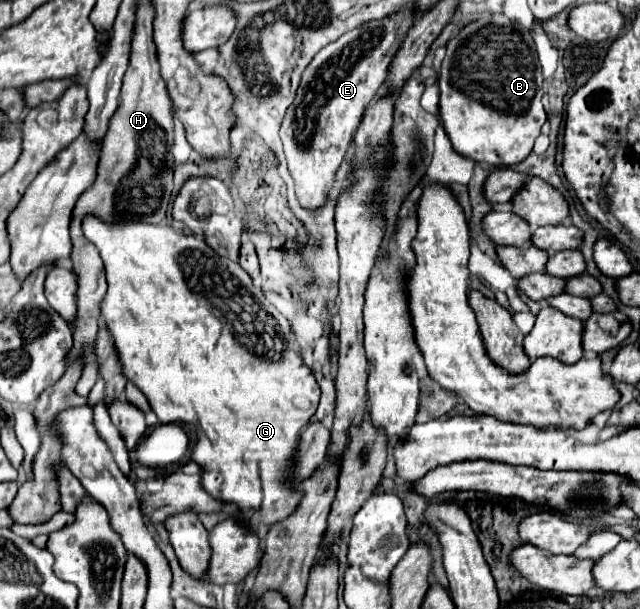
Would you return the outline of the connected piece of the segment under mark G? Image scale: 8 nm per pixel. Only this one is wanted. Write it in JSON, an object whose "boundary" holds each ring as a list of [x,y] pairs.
{"boundary":[[[86,215],[82,219],[82,233],[90,243],[94,243],[98,247],[100,257],[104,261],[108,291],[100,303],[100,313],[102,313],[106,329],[112,337],[112,343],[116,347],[116,355],[122,365],[122,375],[148,397],[150,407],[158,415],[160,423],[176,423],[176,421],[192,423],[202,433],[202,445],[196,445],[192,449],[192,461],[196,461],[204,469],[202,487],[206,487],[206,491],[210,491],[210,495],[218,495],[218,499],[236,503],[238,509],[242,509],[242,511],[254,509],[254,515],[248,521],[248,525],[254,531],[258,529],[258,523],[270,525],[270,523],[276,523],[276,521],[288,517],[294,511],[294,507],[298,505],[298,499],[302,499],[302,493],[294,491],[296,483],[290,483],[290,479],[292,479],[292,459],[290,457],[294,455],[302,427],[306,427],[308,419],[316,413],[318,399],[320,399],[320,387],[318,387],[312,371],[304,365],[302,357],[294,349],[290,323],[286,319],[282,319],[282,315],[272,307],[272,303],[264,297],[262,289],[254,287],[250,275],[238,263],[230,263],[230,259],[220,257],[200,237],[176,233],[170,225],[106,223],[106,221],[98,219],[96,215]]]}

